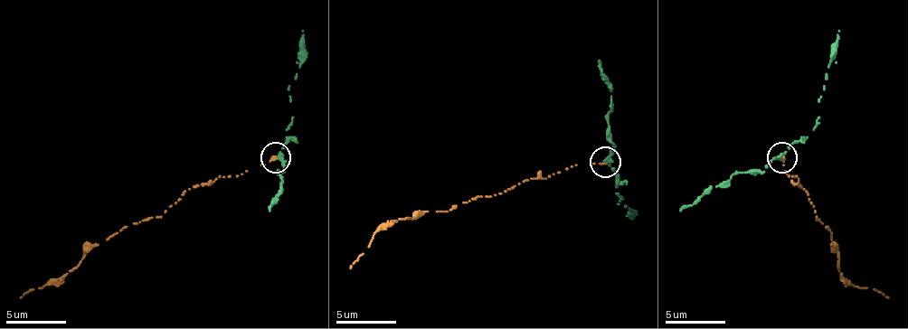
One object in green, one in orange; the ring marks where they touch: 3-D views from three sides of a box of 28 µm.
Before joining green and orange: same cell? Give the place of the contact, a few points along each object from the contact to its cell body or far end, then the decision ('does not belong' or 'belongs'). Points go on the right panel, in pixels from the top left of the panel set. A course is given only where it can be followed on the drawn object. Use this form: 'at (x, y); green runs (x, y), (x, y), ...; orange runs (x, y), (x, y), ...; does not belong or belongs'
at (782, 157); green runs (782, 156), (795, 142), (804, 142), (816, 126), (827, 67), (839, 31); orange runs (782, 156), (786, 174), (800, 186), (816, 217), (825, 225), (839, 274), (857, 288), (875, 288), (887, 297); does not belong

